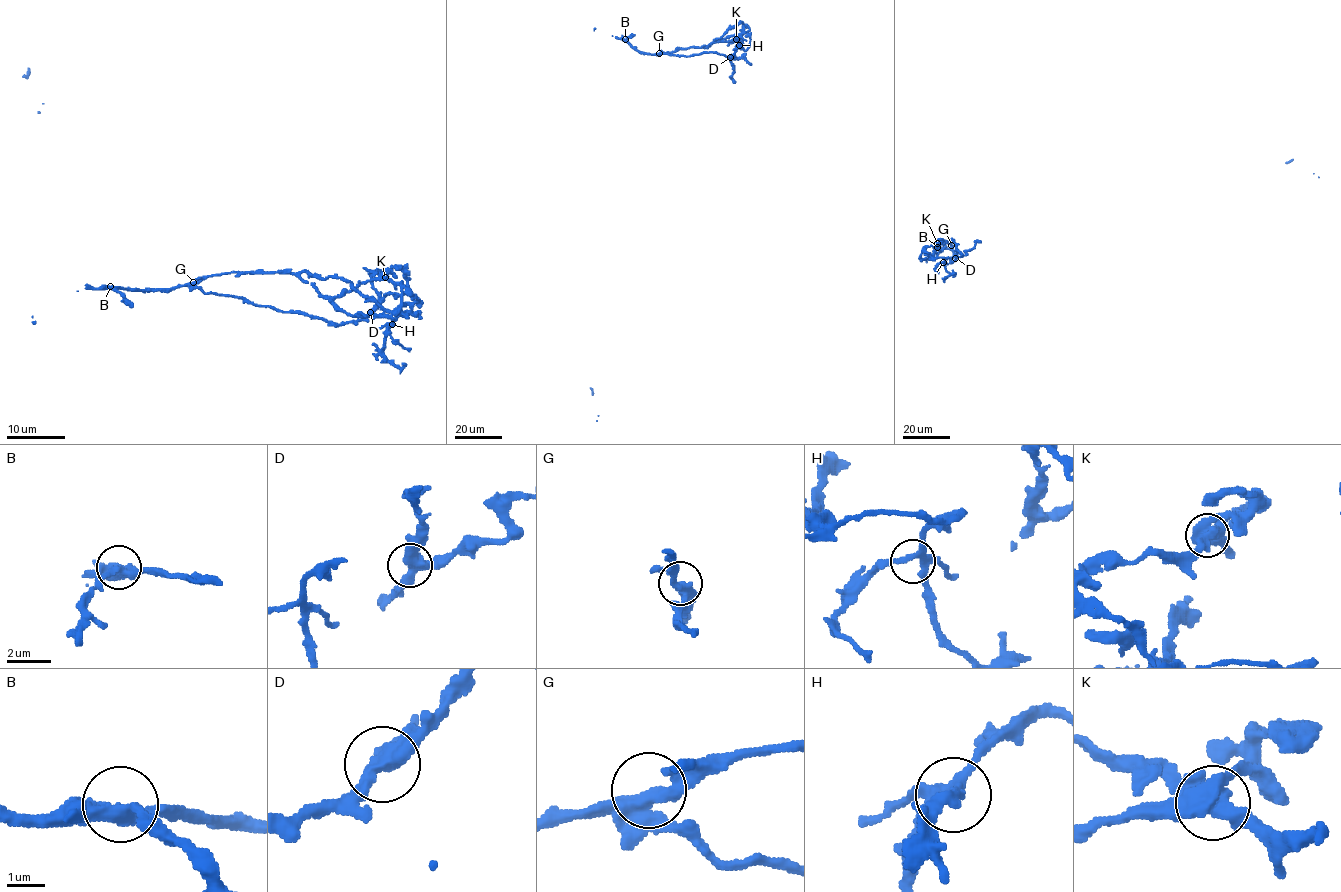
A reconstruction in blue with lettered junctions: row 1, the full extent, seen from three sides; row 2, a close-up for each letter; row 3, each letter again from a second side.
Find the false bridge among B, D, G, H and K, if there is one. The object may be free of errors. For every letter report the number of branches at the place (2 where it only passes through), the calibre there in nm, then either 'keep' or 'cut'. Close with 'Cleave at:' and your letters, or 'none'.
B: 3 | 360 nm | keep
D: 3 | 400 nm | keep
G: 4 | 380 nm | keep
H: 3 | 240 nm | keep
K: 4 | 550 nm | keep
Cleave at: none

